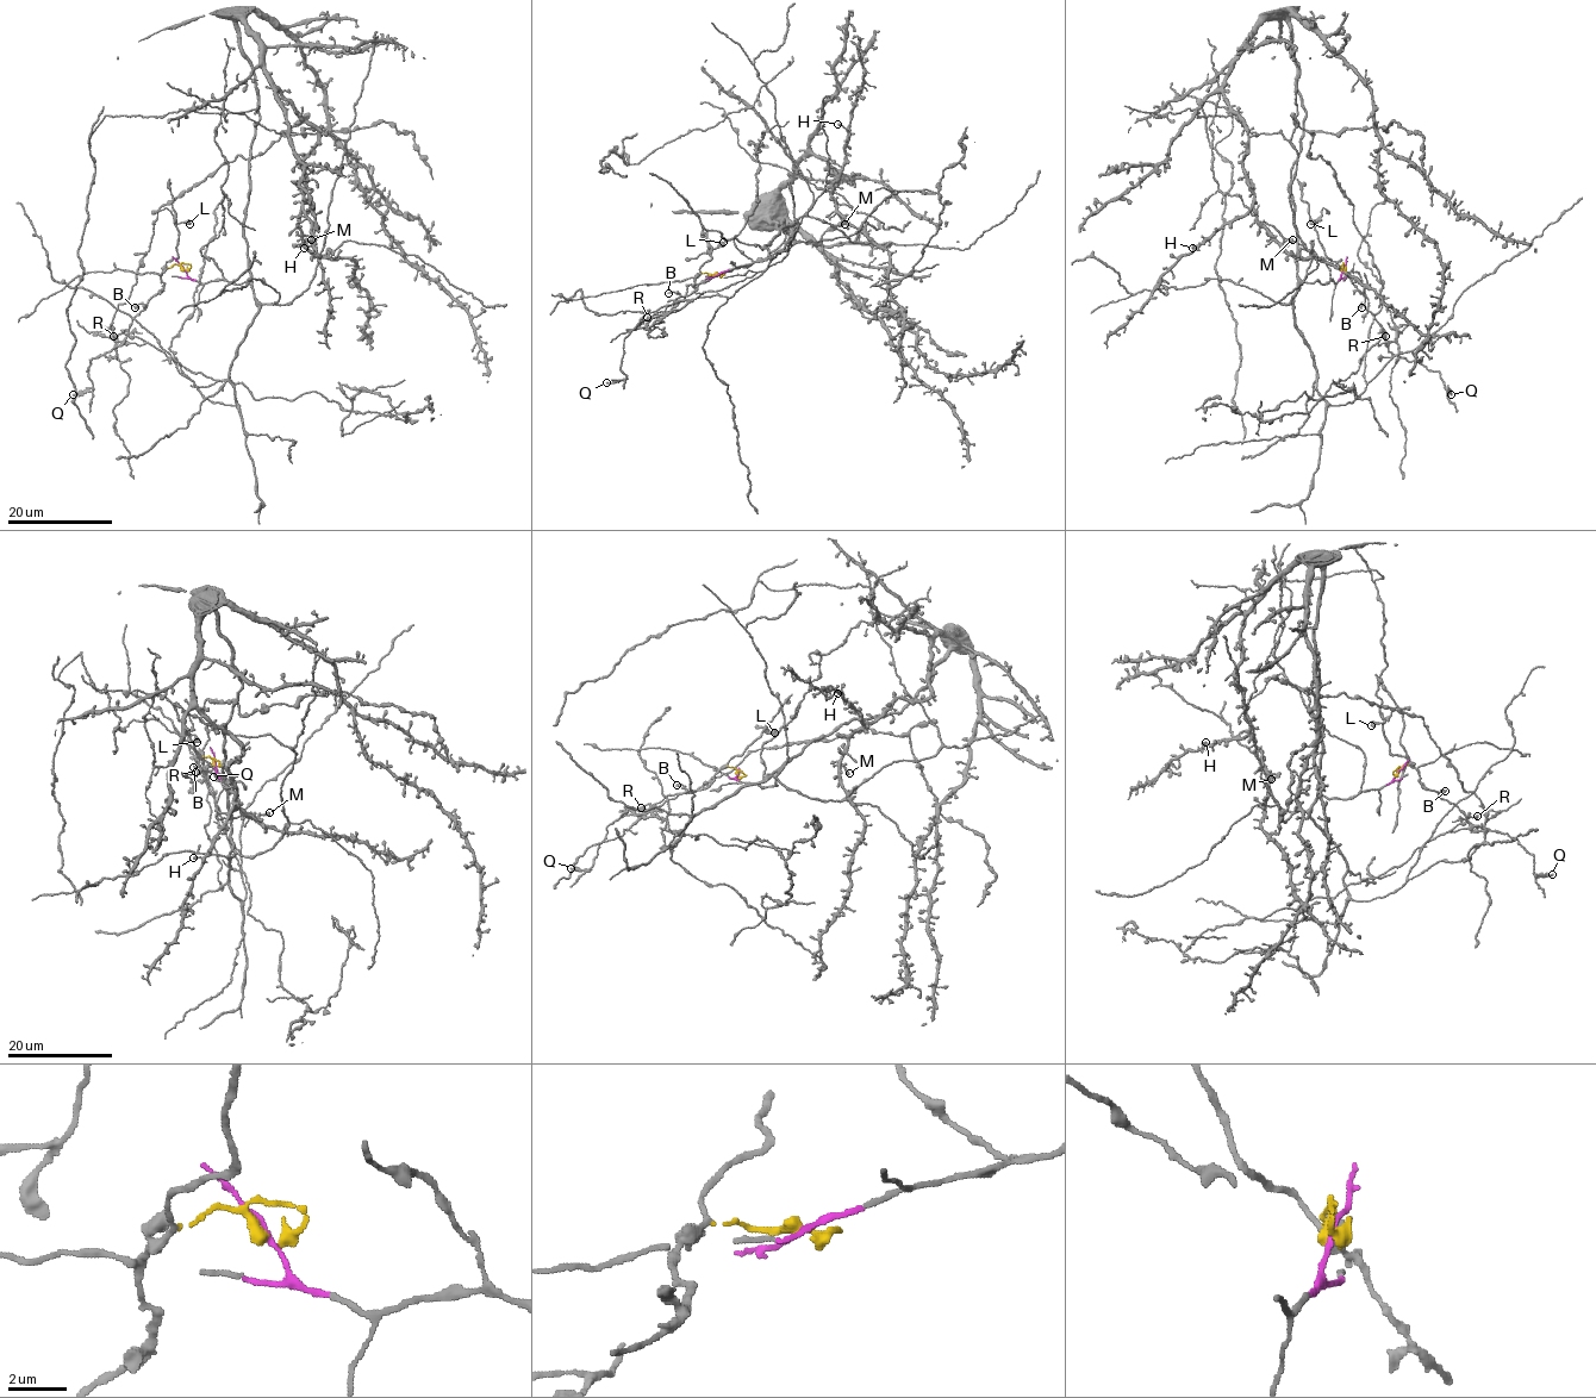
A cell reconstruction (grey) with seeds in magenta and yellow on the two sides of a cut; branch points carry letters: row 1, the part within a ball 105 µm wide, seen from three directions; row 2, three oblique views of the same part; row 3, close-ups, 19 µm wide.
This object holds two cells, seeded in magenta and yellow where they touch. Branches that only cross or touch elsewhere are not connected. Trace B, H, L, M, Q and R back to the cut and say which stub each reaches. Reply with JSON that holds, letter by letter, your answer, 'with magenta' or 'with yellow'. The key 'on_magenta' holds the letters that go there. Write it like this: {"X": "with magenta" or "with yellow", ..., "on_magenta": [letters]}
{"B": "with yellow", "H": "with magenta", "L": "with yellow", "M": "with magenta", "Q": "with yellow", "R": "with yellow", "on_magenta": ["H", "M"]}

